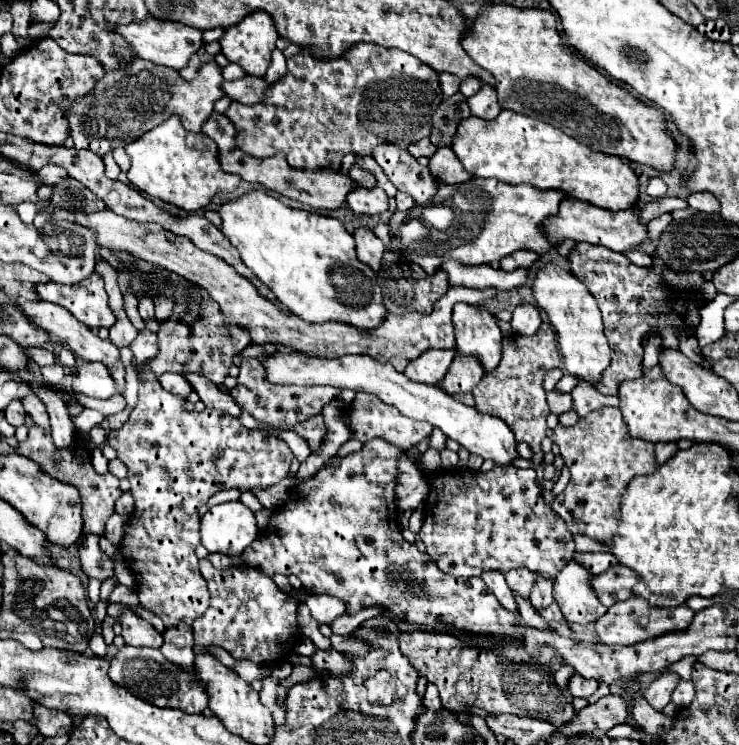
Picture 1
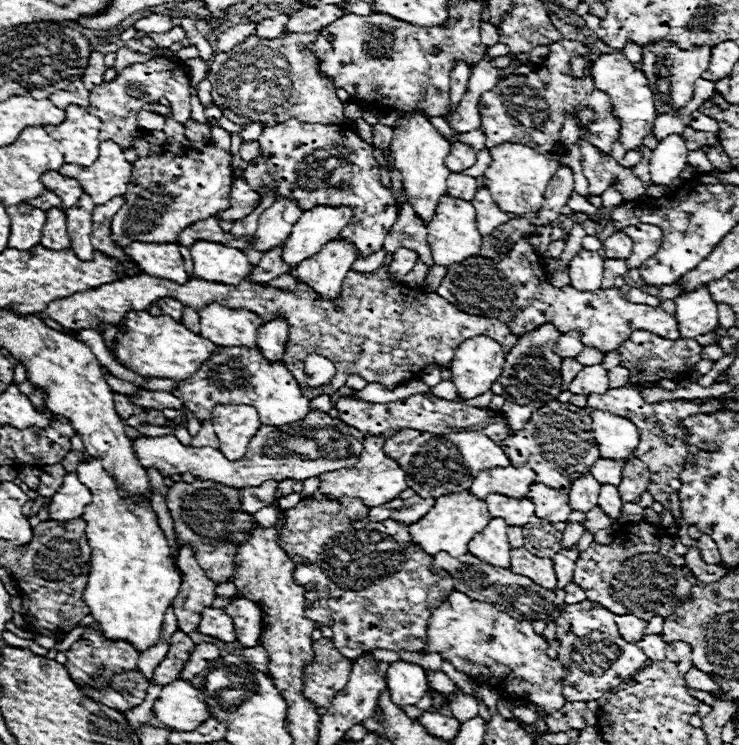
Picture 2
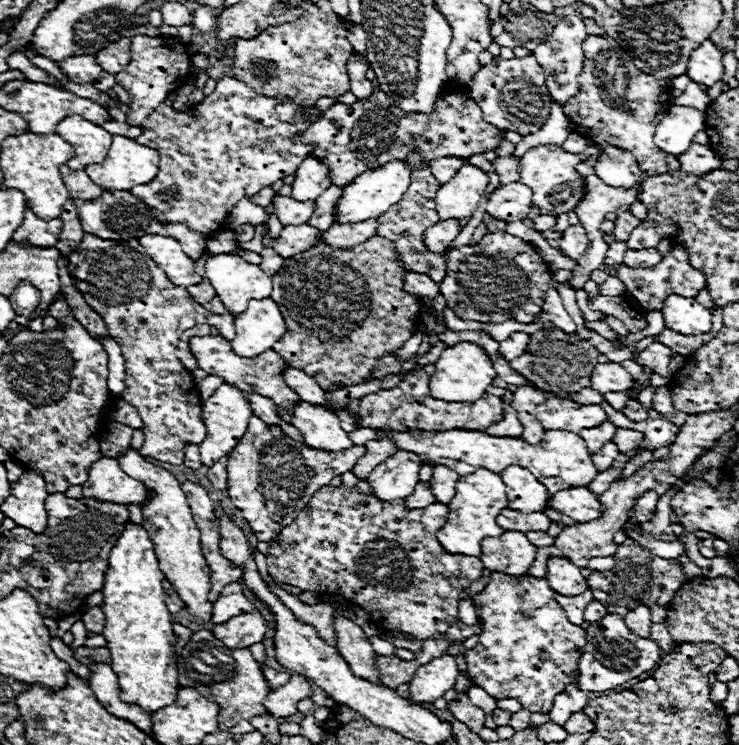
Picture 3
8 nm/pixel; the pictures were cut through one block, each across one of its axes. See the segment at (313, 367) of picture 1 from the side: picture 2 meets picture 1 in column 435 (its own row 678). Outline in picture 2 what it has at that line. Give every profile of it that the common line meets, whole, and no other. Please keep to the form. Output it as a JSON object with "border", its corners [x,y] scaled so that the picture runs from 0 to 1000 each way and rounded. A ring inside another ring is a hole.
{"border":[[[547,886],[528,891],[522,902],[522,918],[530,934],[530,942],[539,948],[563,945],[579,926],[574,897]]]}

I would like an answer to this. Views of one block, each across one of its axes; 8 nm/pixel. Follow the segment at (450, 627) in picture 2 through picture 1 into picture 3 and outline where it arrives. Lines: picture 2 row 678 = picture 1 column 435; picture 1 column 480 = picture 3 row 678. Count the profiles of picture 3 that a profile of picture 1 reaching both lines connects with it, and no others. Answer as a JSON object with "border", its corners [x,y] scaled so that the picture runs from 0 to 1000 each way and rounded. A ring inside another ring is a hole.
{"border":[[[668,770],[663,784],[655,795],[639,800],[641,816],[647,827],[655,832],[655,846],[647,856],[647,864],[631,875],[633,905],[641,921],[658,926],[666,937],[698,937],[706,942],[706,950],[717,956],[744,956],[752,932],[763,929],[763,923],[779,910],[782,905],[782,883],[790,878],[793,867],[793,846],[774,838],[758,811],[752,808],[752,797],[744,784],[733,776],[714,776],[701,779],[685,770]]]}

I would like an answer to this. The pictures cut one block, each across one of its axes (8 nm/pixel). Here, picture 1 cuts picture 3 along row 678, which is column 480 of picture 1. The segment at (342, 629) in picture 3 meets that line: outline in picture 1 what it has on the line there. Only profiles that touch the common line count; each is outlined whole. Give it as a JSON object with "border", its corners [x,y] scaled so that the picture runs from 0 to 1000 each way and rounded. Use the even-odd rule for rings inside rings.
{"border":[[[617,478],[601,510],[595,513],[595,521],[609,532],[639,526],[639,521],[652,510],[652,505],[655,505],[652,489],[647,489],[644,481]]]}

